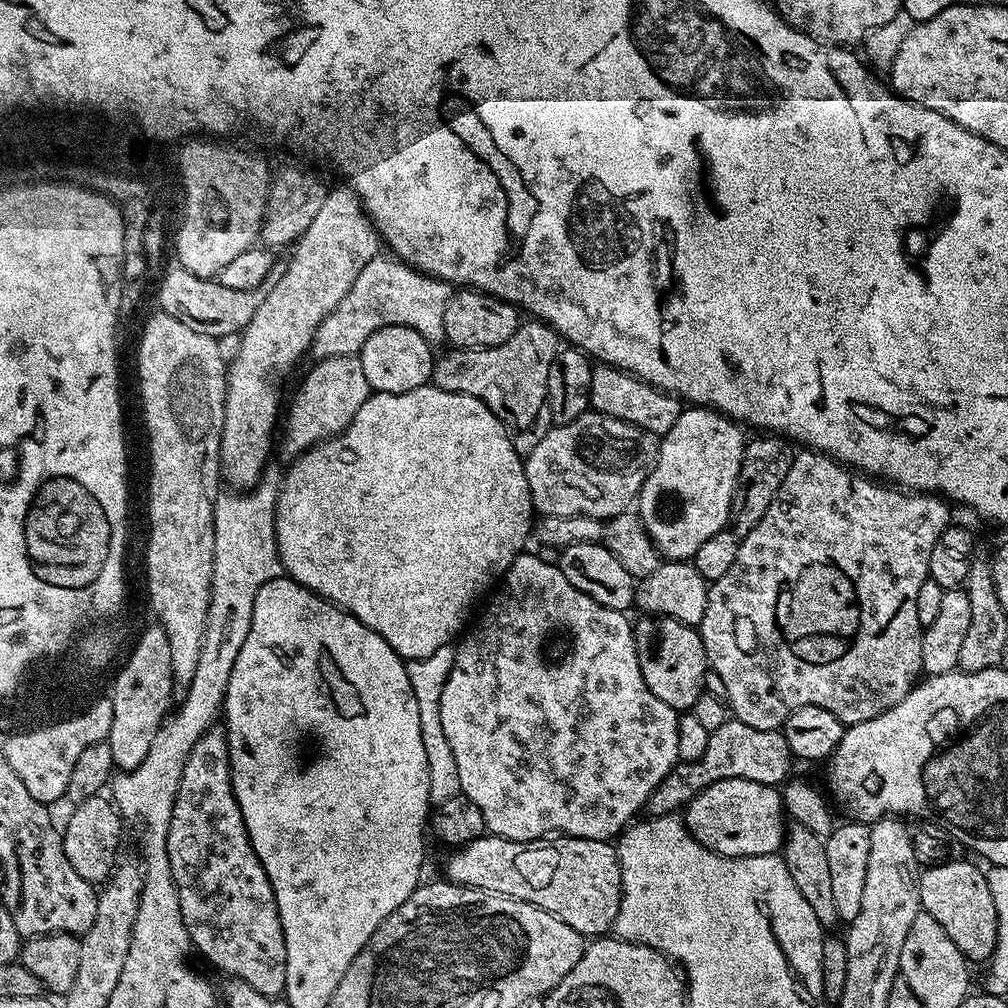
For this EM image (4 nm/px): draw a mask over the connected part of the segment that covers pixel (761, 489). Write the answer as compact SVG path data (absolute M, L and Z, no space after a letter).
M760 434L757 440L749 439L744 445L744 461L734 486L734 494L730 502L730 531L738 538L750 534L758 522L762 522L762 514L770 510L770 502L774 502L774 494L778 494L778 486L782 486L782 478L790 471L794 448L787 439L775 434Z

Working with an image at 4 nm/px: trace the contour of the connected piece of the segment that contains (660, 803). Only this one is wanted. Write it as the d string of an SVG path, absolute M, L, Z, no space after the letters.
M729 718L718 730L710 732L710 742L706 742L706 751L702 758L677 762L662 778L662 782L652 791L646 805L649 817L671 816L679 813L689 800L699 792L706 790L719 780L742 778L780 786L789 779L794 757L790 746L786 746L786 738L780 730L754 730L754 726L746 726L746 722Z

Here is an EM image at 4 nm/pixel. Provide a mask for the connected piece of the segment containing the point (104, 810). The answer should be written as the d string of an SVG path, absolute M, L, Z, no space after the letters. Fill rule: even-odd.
M101 794L94 798L86 798L86 802L75 805L68 816L68 825L63 825L62 835L66 858L70 858L70 866L74 866L78 878L100 886L112 875L117 863L116 851L120 848L120 824L122 817L107 795Z

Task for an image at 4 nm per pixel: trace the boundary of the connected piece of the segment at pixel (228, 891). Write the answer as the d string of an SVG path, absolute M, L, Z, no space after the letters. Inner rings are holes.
M213 726L200 735L194 750L188 752L188 759L184 762L184 767L180 769L182 778L180 779L180 789L174 800L174 810L170 818L170 830L164 838L164 850L170 858L170 870L172 871L172 882L178 890L180 899L180 919L182 926L188 931L188 938L193 949L196 948L217 968L220 972L225 972L225 977L246 982L246 986L254 986L258 994L263 996L279 997L286 986L286 938L282 930L282 922L278 914L278 902L274 898L274 890L270 886L270 878L258 862L258 854L254 854L254 846L248 837L246 822L242 818L242 810L236 801L236 795L232 789L232 771L230 770L230 754L228 753L228 737L224 735L223 727Z

